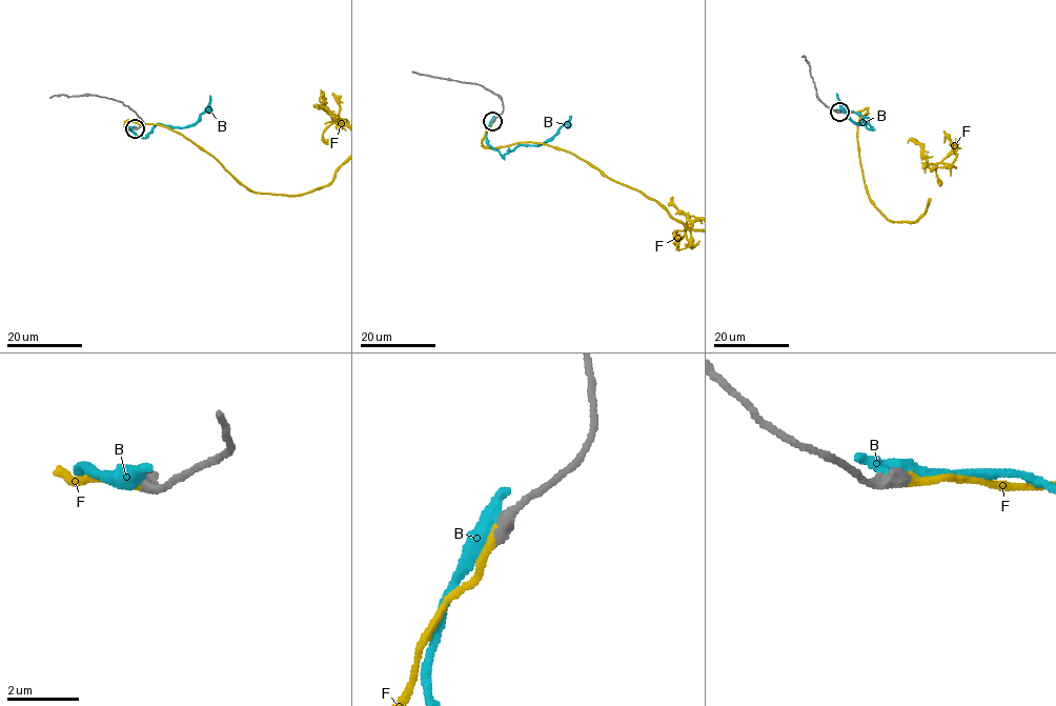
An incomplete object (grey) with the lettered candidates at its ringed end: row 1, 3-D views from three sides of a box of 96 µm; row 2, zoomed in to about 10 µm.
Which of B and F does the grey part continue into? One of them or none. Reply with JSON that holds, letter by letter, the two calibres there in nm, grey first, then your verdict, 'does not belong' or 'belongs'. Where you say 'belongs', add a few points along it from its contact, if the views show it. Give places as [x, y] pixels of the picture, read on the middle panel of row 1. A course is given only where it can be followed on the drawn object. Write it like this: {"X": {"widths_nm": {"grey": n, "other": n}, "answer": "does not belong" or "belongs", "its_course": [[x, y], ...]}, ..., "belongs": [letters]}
{"B": {"widths_nm": {"grey": 400, "other": 550}, "answer": "does not belong"}, "F": {"widths_nm": {"grey": 400, "other": 240}, "answer": "belongs"}, "belongs": ["F"]}

